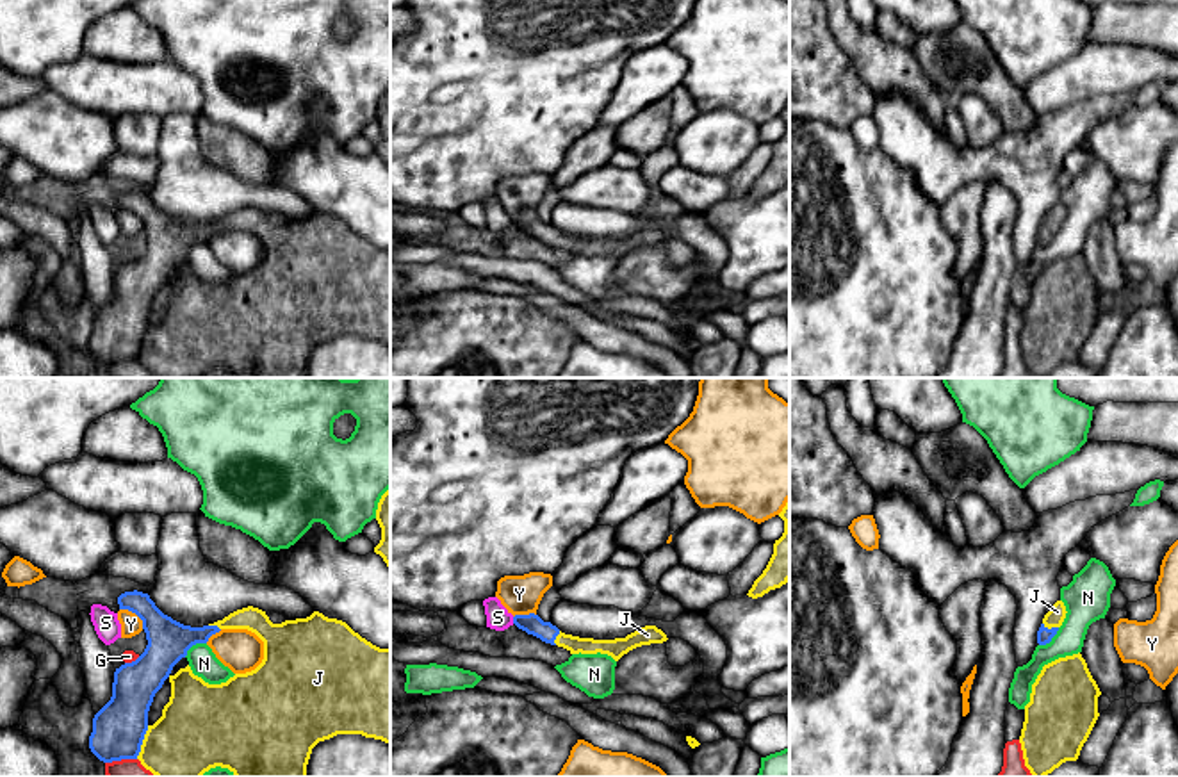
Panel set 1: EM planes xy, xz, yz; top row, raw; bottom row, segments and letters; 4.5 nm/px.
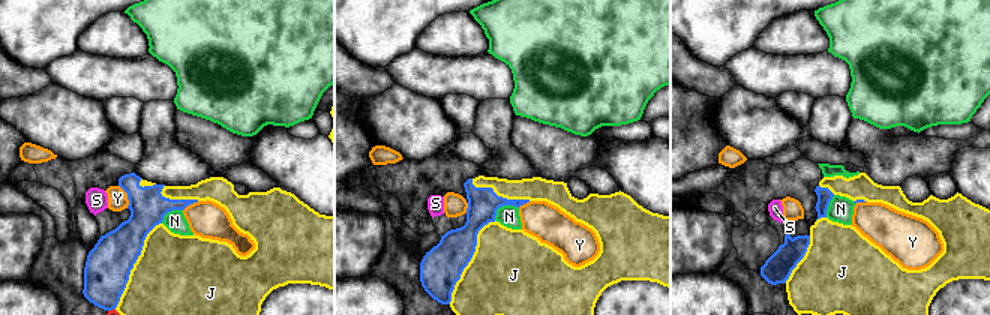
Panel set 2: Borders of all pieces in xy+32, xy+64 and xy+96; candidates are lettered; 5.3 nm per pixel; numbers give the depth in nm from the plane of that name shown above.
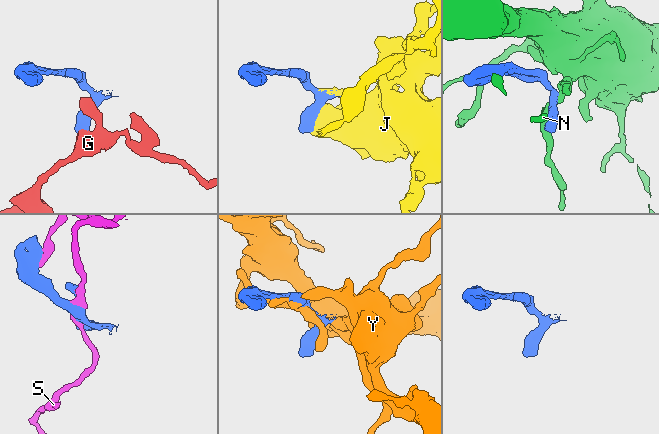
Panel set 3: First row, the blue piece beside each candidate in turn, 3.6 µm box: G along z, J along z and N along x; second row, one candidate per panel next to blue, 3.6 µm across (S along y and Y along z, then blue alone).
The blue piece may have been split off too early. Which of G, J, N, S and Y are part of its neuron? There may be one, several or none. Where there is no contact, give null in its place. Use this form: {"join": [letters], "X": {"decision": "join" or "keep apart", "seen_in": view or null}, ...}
{"join": ["J"], "G": {"decision": "keep apart", "seen_in": "xy"}, "J": {"decision": "join", "seen_in": "xy"}, "N": {"decision": "keep apart", "seen_in": "xy"}, "S": {"decision": "keep apart", "seen_in": "xz"}, "Y": {"decision": "keep apart", "seen_in": "xy"}}

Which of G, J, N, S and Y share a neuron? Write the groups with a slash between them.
G / J / N / S / Y

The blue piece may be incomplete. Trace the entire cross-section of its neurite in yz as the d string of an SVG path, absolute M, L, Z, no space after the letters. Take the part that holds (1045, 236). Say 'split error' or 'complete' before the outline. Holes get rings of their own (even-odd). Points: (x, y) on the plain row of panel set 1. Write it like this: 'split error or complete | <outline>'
split error | M1057 201L1050 212L1044 216L1043 225L1037 232L1037 244L1046 246L1051 242L1051 239L1057 235L1059 228L1062 226L1066 219L1066 207L1062 201Z

